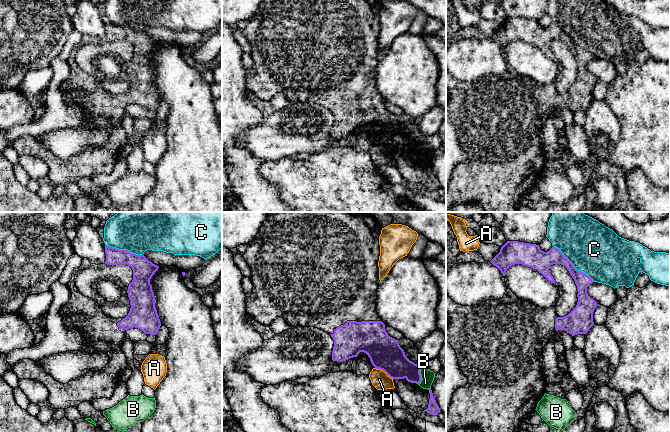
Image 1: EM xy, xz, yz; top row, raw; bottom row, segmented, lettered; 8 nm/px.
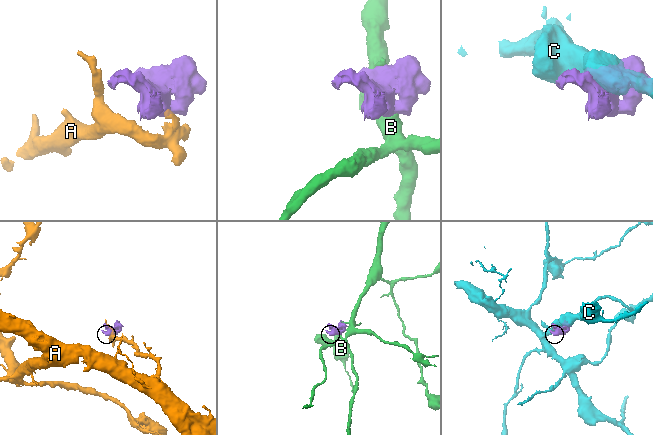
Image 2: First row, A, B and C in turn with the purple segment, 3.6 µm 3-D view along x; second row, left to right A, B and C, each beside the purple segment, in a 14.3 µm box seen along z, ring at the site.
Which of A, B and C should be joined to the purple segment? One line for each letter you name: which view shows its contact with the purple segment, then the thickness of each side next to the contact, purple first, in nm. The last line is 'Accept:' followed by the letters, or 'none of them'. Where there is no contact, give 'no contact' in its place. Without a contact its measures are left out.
Accept: none of them

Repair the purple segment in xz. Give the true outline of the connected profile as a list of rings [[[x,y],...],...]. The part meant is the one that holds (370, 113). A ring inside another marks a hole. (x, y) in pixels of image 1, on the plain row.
[[[262,0],[255,14],[248,20],[243,33],[251,45],[250,56],[253,61],[252,71],[245,73],[246,86],[248,91],[265,103],[270,103],[278,94],[283,94],[290,102],[315,103],[321,105],[334,116],[332,136],[343,138],[350,134],[357,133],[360,128],[364,128],[370,134],[372,141],[376,145],[383,146],[387,152],[394,155],[406,155],[408,158],[420,160],[422,154],[420,142],[410,137],[404,126],[400,123],[398,116],[390,113],[385,106],[385,100],[381,97],[376,87],[377,65],[379,62],[380,32],[379,12],[382,3],[380,0]]]

